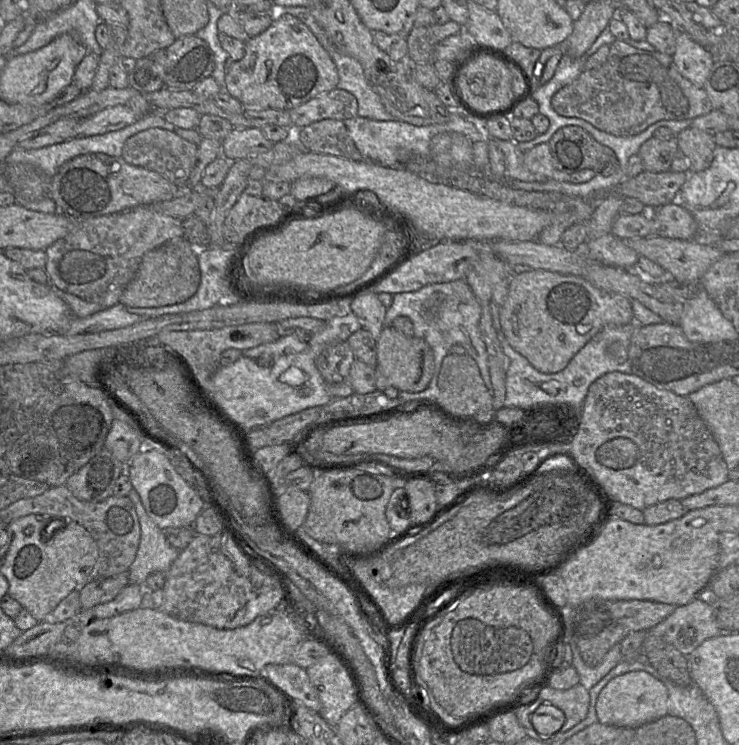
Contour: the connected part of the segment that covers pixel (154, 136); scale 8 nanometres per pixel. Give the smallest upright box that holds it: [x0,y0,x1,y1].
[121,128,198,189]

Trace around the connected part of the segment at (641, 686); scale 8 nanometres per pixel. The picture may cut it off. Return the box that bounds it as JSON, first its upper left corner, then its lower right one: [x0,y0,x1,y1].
[596,671,668,728]

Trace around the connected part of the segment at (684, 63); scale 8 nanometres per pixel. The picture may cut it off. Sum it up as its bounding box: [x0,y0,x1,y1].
[672,30,715,88]

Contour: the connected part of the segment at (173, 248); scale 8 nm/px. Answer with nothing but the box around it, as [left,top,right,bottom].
[119,236,200,308]

